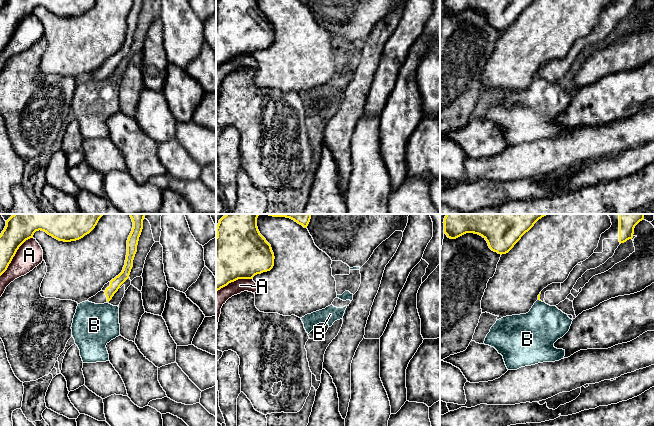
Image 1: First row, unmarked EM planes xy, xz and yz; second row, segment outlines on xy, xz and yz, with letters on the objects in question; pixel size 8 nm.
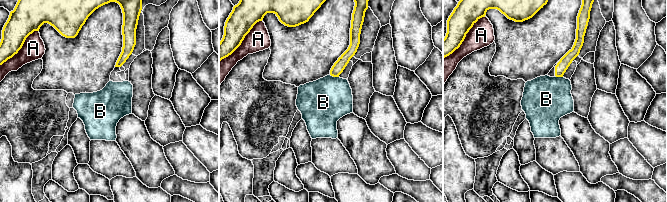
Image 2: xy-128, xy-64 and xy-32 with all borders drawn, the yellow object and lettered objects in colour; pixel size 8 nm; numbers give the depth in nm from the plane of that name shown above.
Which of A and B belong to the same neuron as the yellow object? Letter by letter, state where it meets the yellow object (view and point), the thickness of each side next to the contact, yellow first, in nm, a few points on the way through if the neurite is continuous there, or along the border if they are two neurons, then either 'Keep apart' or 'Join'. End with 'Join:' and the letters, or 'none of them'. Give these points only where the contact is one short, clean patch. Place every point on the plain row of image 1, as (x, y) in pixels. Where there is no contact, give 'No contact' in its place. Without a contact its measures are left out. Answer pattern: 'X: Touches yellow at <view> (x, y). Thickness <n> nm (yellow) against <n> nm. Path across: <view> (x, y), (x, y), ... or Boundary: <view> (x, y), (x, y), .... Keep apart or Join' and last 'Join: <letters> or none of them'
A: Touches yellow at xy (14, 31). Thickness 190 nm (yellow) against 200 nm. Keep apart
B: Touches yellow at yz (539, 75). Thickness 20 nm (yellow) against 320 nm. Boundary: yz (538, 75), (540, 77). Keep apart
Join: none of them

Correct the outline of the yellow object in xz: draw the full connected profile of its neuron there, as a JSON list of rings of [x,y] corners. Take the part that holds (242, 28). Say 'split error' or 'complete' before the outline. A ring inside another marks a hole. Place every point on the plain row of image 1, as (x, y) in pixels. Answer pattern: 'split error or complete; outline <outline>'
complete; outline [[[218,0],[216,9],[216,67],[238,55],[253,55],[255,51],[273,44],[274,29],[271,21],[260,10],[257,0]]]

